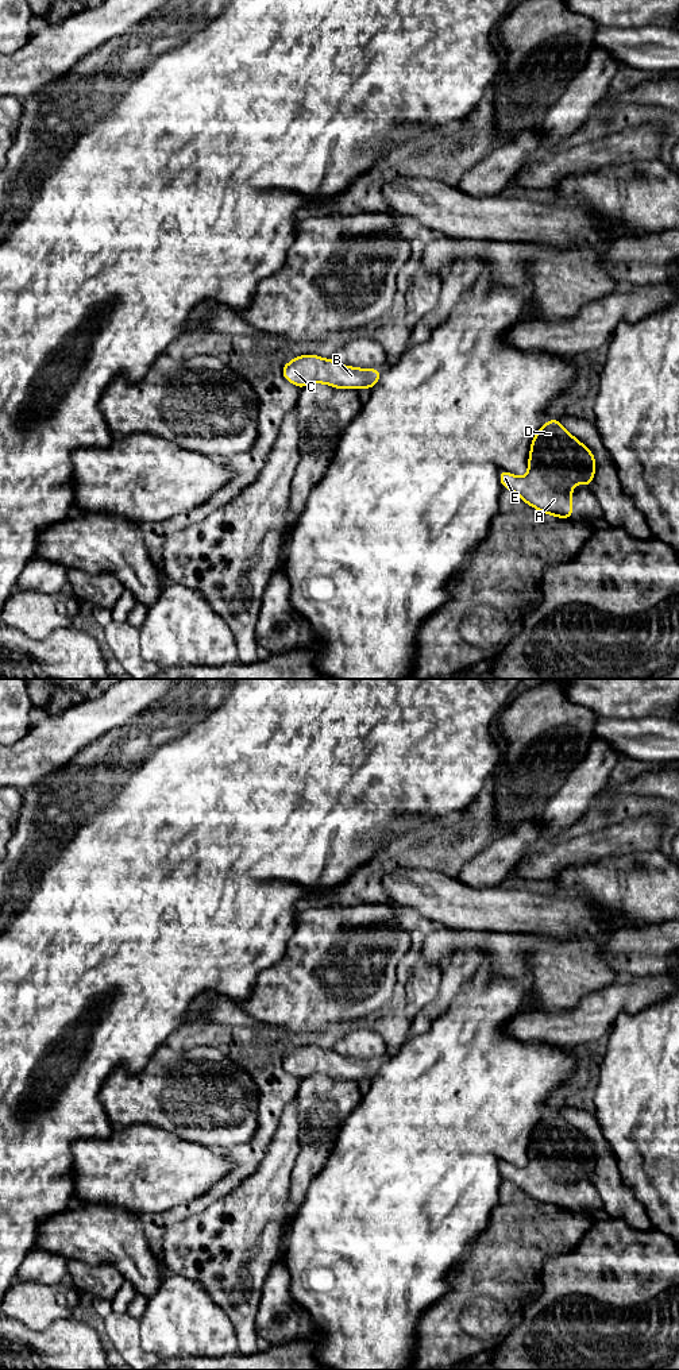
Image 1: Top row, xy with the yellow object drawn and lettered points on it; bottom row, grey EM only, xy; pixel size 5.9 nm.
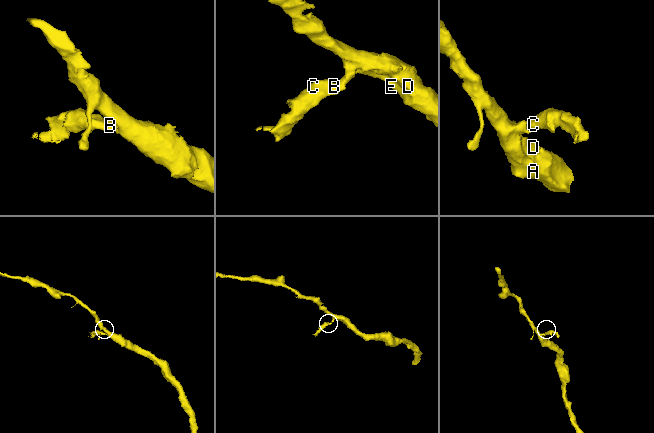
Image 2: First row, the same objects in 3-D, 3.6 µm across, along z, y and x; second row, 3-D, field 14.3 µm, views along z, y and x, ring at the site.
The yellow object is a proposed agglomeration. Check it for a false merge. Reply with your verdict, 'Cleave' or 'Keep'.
Keep

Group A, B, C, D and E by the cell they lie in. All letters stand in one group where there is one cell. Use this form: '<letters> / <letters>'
A B C D E

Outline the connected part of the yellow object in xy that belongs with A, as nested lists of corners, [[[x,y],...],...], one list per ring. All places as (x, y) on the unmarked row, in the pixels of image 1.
[[[558,1109],[541,1115],[531,1134],[528,1165],[522,1169],[499,1161],[502,1178],[512,1181],[525,1195],[536,1201],[558,1208],[572,1211],[572,1180],[580,1173],[590,1178],[595,1165],[595,1147],[574,1128]]]

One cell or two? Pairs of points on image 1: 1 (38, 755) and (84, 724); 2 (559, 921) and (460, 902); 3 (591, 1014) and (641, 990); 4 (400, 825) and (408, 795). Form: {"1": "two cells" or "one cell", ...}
{"1": "one cell", "2": "one cell", "3": "one cell", "4": "two cells"}

